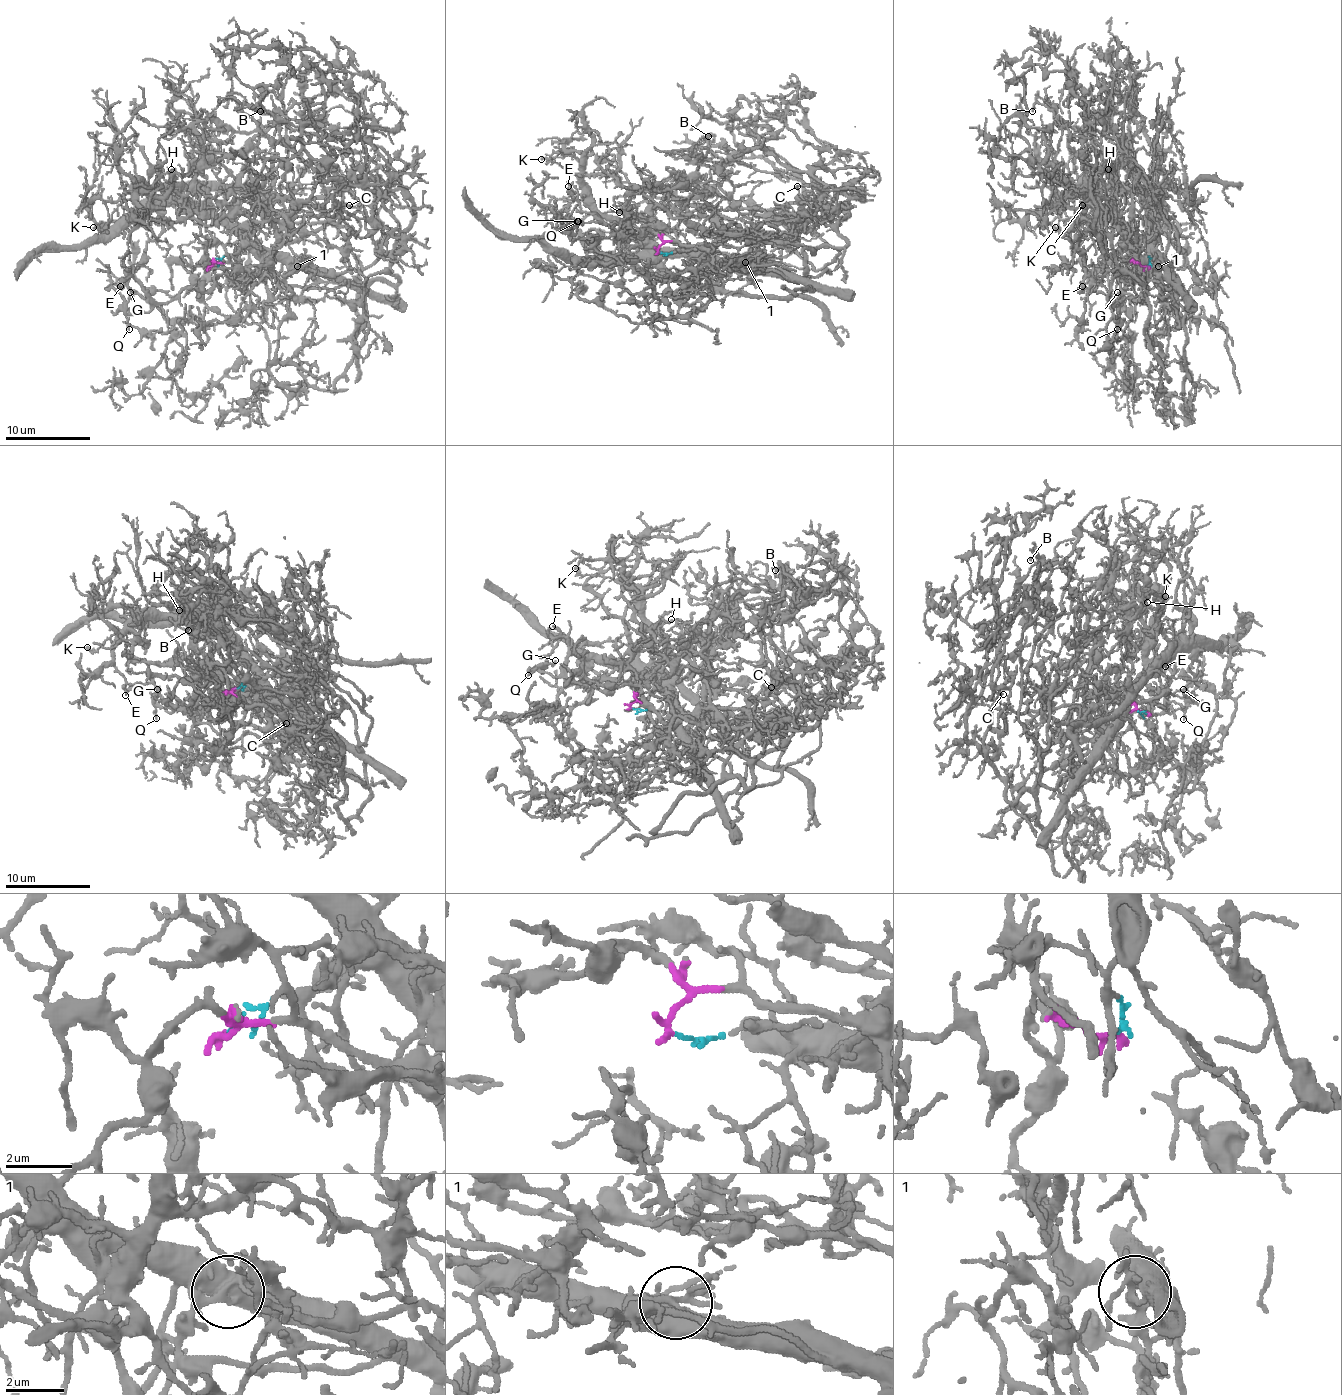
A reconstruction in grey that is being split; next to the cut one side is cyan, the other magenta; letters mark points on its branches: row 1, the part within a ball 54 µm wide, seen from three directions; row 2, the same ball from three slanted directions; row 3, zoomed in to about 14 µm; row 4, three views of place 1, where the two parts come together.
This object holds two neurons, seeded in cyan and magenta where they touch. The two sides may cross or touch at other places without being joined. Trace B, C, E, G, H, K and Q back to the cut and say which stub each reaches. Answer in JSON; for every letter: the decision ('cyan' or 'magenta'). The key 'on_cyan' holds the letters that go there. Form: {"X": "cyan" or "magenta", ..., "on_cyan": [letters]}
{"B": "magenta", "C": "magenta", "E": "magenta", "G": "magenta", "H": "magenta", "K": "cyan", "Q": "magenta", "on_cyan": ["K"]}

